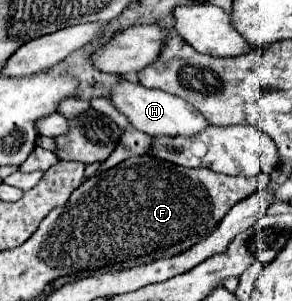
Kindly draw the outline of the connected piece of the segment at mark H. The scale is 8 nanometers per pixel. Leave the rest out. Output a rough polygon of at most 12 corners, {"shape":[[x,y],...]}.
{"shape":[[124,77],[110,101],[148,135],[192,137],[208,121],[184,99]]}

